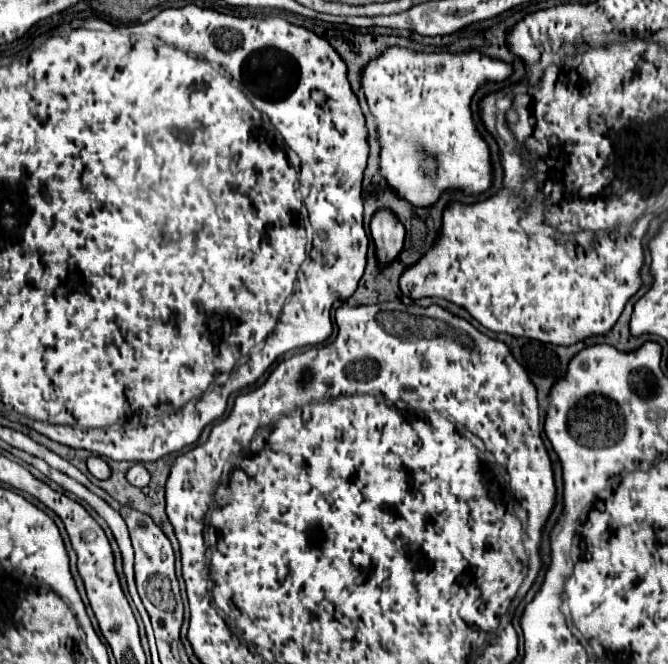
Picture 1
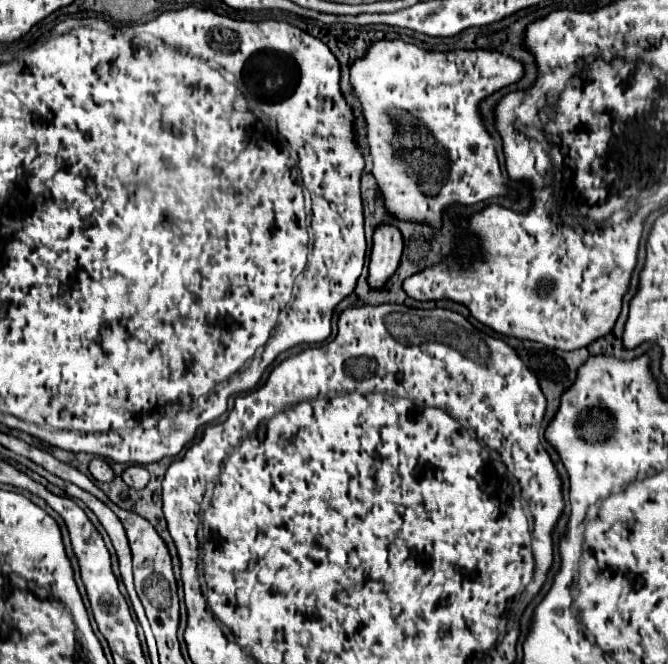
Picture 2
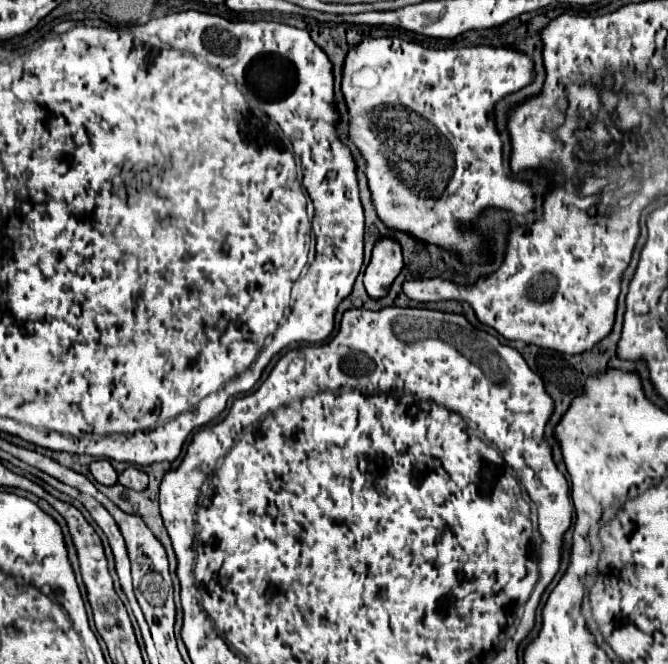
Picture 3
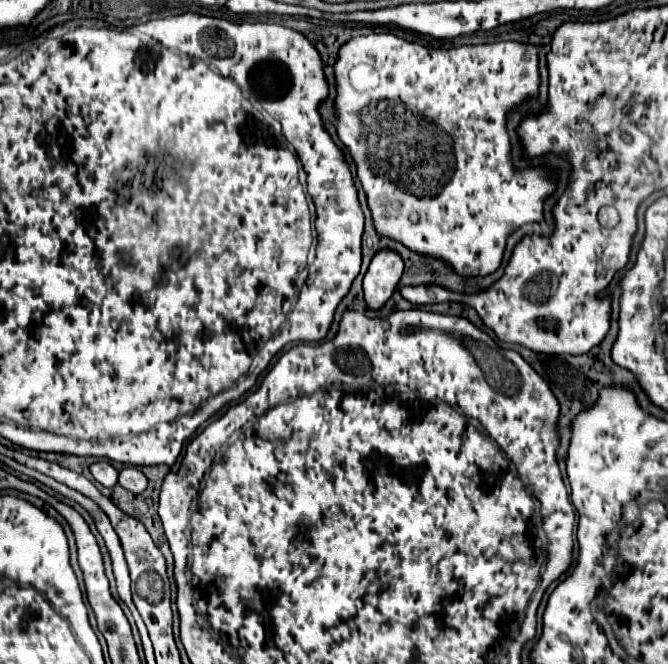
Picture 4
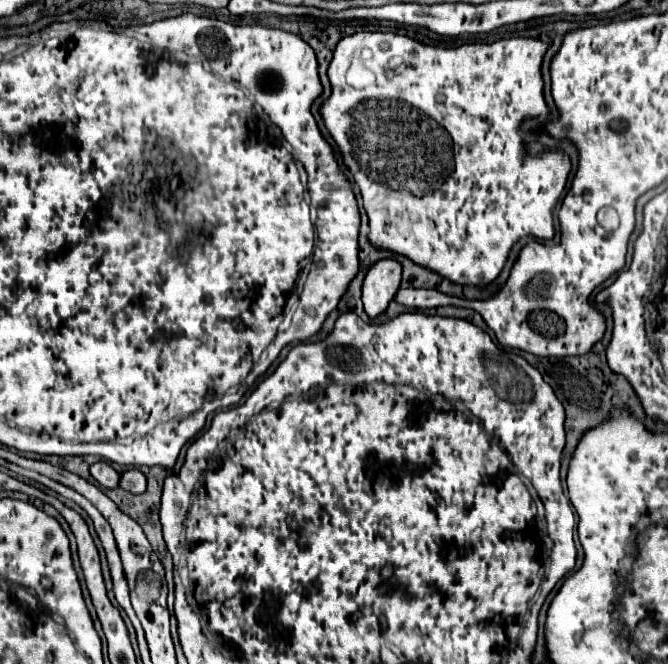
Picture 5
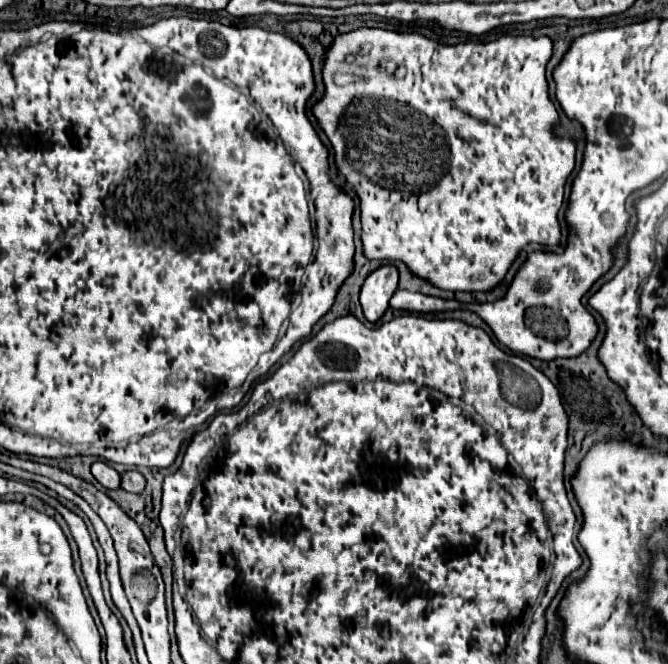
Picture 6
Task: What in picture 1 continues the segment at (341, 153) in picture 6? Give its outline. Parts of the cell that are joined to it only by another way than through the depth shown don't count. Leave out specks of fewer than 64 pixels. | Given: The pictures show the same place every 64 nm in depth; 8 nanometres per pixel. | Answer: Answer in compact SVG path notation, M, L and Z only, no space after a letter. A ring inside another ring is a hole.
M388 48L380 58L372 60L366 70L364 70L364 76L362 76L362 90L366 92L366 98L368 98L368 106L376 118L376 130L378 130L378 140L380 140L380 170L382 170L382 176L388 180L388 184L398 192L400 198L406 198L408 202L412 202L412 206L418 206L418 208L428 208L430 204L434 204L440 196L442 190L446 188L462 188L466 194L478 194L478 192L484 192L486 188L490 188L492 184L492 168L490 168L490 156L488 156L488 144L482 142L482 136L478 134L474 122L472 122L472 112L470 112L470 100L474 96L474 92L478 90L480 84L484 82L500 82L504 78L508 78L512 72L510 64L504 64L502 60L496 60L496 58L490 58L490 56L484 56L484 54L478 54L478 52L468 52L468 54L422 54L422 52L412 52L412 50L406 50L406 48Z

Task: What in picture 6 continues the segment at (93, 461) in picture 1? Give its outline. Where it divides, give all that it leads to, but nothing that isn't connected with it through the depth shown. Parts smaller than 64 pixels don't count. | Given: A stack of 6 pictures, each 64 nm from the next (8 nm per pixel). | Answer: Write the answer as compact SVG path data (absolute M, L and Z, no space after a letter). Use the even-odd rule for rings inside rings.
M94 462L92 464L92 476L108 490L120 488L120 474L106 462Z

